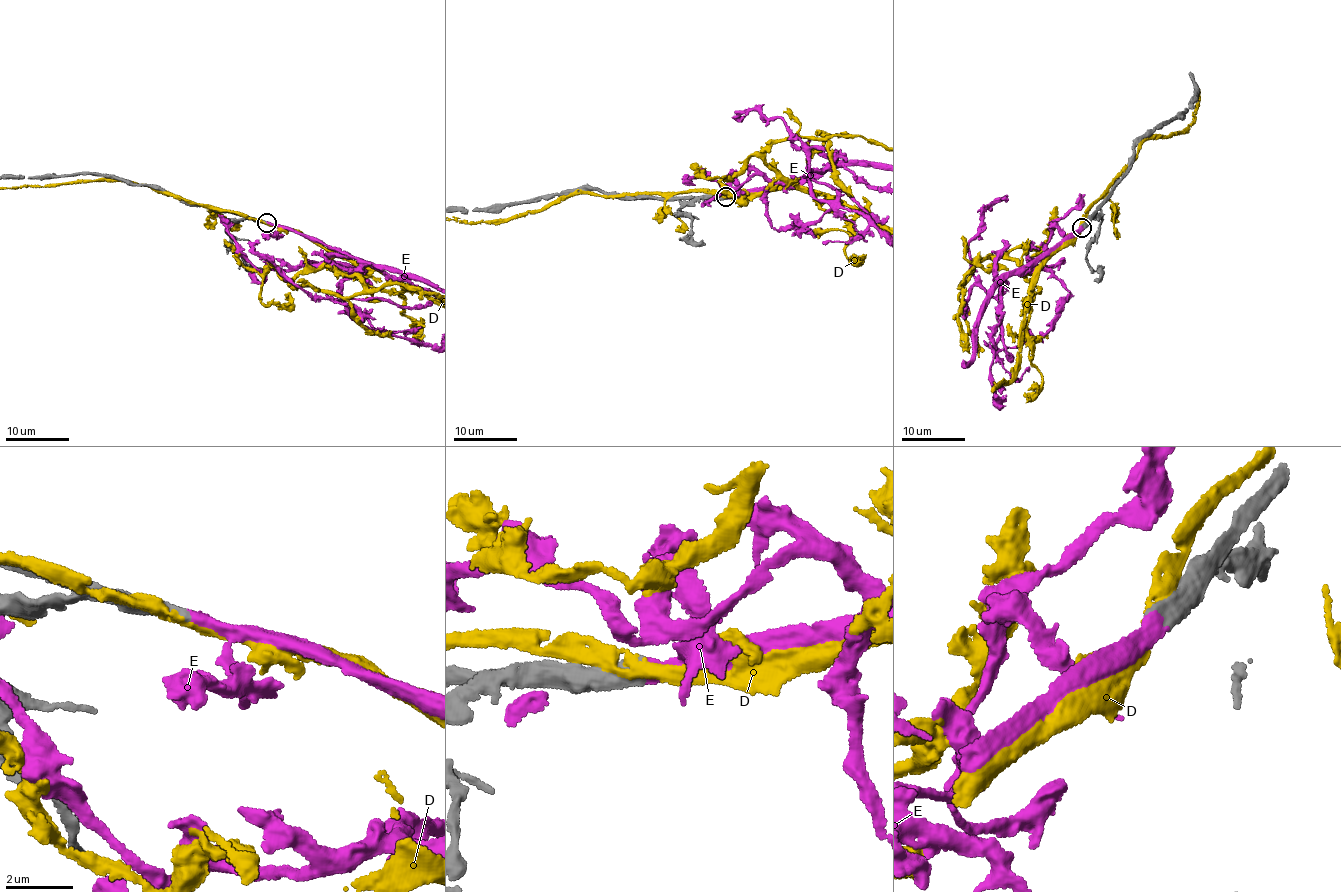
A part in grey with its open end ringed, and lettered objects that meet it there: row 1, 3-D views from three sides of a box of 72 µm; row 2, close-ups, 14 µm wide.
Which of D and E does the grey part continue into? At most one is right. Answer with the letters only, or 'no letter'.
E

